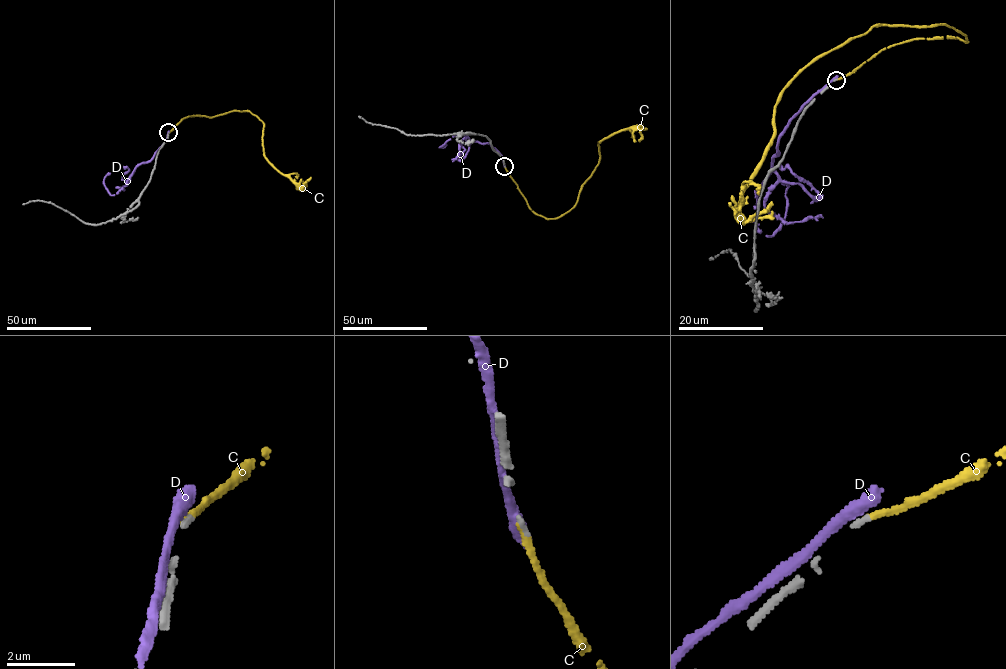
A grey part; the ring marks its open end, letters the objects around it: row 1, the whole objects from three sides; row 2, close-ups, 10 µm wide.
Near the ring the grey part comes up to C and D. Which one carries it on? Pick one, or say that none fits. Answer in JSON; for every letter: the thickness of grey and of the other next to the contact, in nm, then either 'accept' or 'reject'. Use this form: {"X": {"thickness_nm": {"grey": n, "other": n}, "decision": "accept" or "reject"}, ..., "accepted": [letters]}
{"C": {"thickness_nm": {"grey": 120, "other": 180}, "decision": "accept"}, "D": {"thickness_nm": {"grey": 120, "other": 500}, "decision": "reject"}, "accepted": ["C"]}

